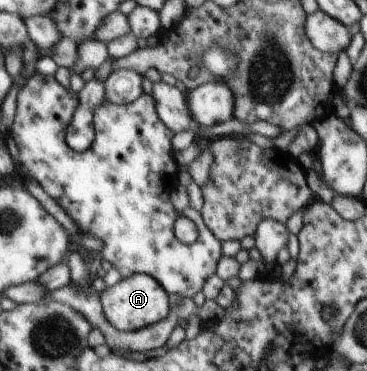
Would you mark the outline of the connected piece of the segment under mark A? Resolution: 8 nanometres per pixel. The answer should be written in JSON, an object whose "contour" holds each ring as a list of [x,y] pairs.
{"contour":[[[132,273],[99,294],[104,316],[119,331],[135,331],[156,324],[169,315],[169,294],[160,283],[146,273]]]}

